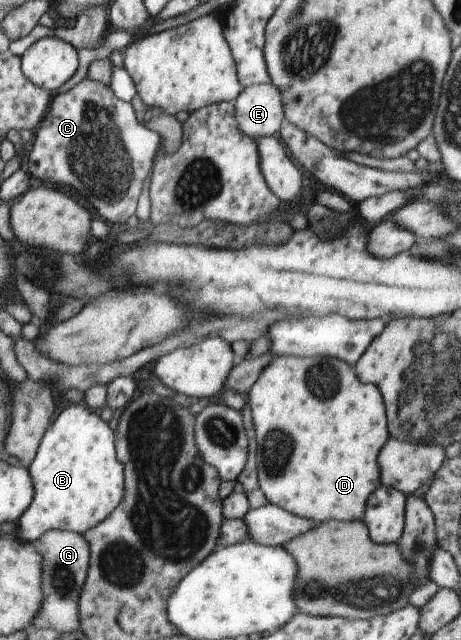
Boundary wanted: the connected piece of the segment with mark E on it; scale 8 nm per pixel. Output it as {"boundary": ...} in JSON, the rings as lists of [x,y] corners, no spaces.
{"boundary":[[[273,83],[244,87],[234,100],[234,110],[239,130],[254,141],[257,138],[278,136],[285,120],[280,90]]]}

